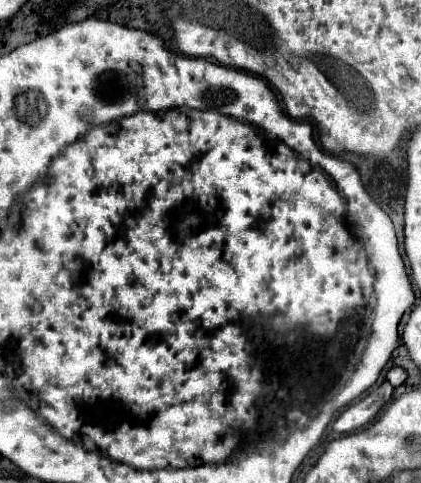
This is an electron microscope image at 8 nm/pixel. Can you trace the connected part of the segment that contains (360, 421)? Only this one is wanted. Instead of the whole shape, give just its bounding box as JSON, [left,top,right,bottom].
[333,381,393,433]

